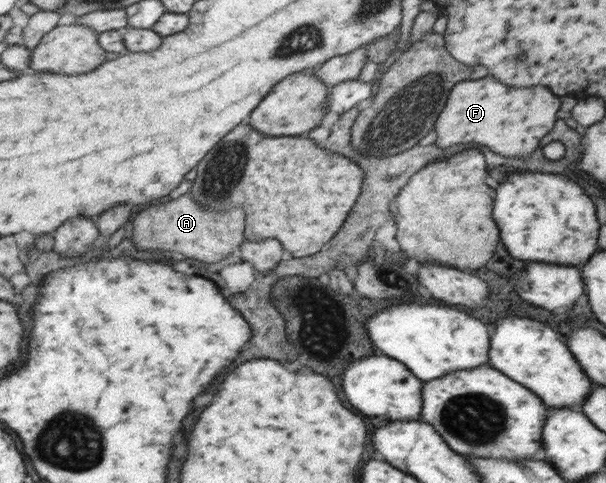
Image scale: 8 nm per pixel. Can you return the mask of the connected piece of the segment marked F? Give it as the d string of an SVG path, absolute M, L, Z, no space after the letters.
M488 78L466 80L453 86L448 94L433 129L438 148L450 146L486 146L492 152L506 158L530 158L540 140L552 130L556 112L560 108L560 97L556 98L549 87L538 85L528 88L510 88L500 79Z

